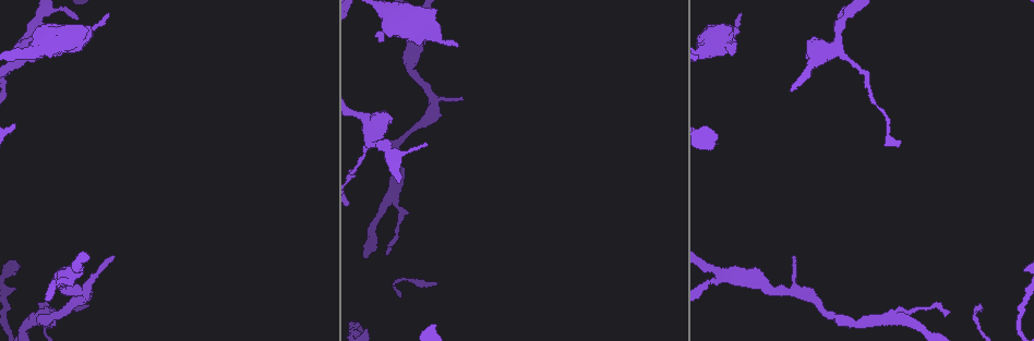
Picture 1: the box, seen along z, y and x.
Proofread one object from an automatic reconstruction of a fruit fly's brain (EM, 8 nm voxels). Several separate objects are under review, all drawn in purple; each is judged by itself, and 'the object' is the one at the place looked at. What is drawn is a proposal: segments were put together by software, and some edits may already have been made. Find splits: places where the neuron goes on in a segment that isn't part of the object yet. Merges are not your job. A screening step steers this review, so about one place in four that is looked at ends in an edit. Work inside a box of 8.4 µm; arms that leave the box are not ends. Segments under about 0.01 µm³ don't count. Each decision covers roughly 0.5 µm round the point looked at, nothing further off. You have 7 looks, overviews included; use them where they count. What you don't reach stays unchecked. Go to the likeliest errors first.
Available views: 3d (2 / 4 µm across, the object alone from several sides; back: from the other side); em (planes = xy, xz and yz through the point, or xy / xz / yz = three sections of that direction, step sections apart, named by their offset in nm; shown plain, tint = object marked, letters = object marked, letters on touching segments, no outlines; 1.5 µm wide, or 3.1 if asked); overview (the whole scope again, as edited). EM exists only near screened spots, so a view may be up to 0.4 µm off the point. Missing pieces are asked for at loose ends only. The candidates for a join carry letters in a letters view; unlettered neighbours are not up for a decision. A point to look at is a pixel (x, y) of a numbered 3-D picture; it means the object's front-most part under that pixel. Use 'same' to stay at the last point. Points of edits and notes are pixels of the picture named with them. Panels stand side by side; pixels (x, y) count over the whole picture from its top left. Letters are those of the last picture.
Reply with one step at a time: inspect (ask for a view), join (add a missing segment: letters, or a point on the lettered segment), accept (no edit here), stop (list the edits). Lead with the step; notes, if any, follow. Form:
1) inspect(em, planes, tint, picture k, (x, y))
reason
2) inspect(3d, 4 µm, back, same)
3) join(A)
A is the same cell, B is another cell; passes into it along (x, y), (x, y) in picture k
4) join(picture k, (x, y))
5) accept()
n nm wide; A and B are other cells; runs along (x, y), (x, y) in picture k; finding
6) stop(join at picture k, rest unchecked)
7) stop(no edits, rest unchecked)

inspect(3d, 4 µm, picture 1, (76, 19))
an open end

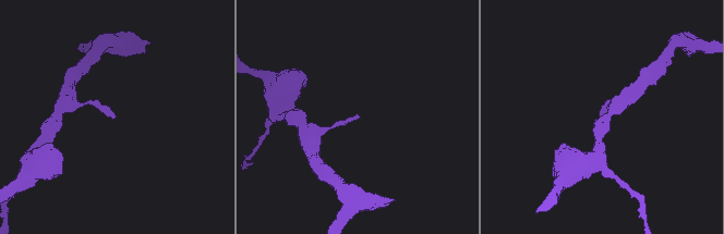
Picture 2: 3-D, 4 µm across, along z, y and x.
inspect(em, planes, letters, picture 2, (113, 119))

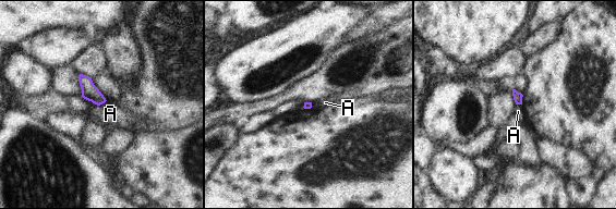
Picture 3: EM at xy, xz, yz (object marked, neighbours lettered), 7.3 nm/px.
accept()
A is another cell; border along (106, 100), (99, 105), (94, 103) in picture 3; none of them fits

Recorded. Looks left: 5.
inspect(em, planes, letters, picture 1, (795, 256))
tapers out

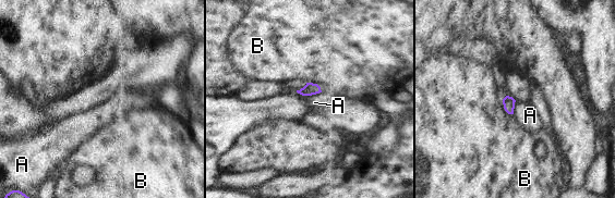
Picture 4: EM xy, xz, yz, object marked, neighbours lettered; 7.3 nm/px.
accept()
90 nm wide; B touches over 140 nm; A and B are other cells; no lettered segment goes on from it

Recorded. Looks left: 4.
inspect(3d, 2 µm, back, picture 1, (387, 253))
tapers out

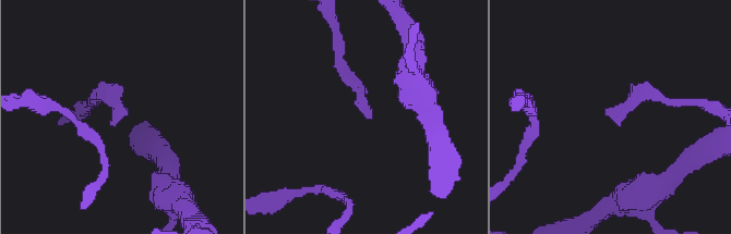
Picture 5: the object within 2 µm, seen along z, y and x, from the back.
inspect(em, planes, letters, picture 5, (368, 115))
need the tissue

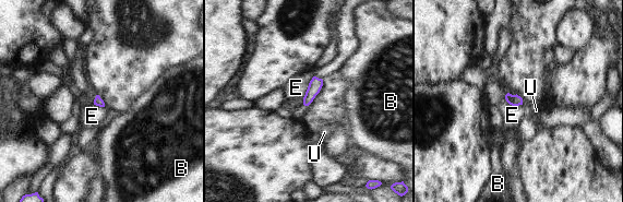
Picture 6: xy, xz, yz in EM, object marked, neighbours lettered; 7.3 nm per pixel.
accept()
E touches over 190 nm; B, E and U are other cells; no lettered segment goes on from it

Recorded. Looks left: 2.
stop(no edits, rest unchecked)

